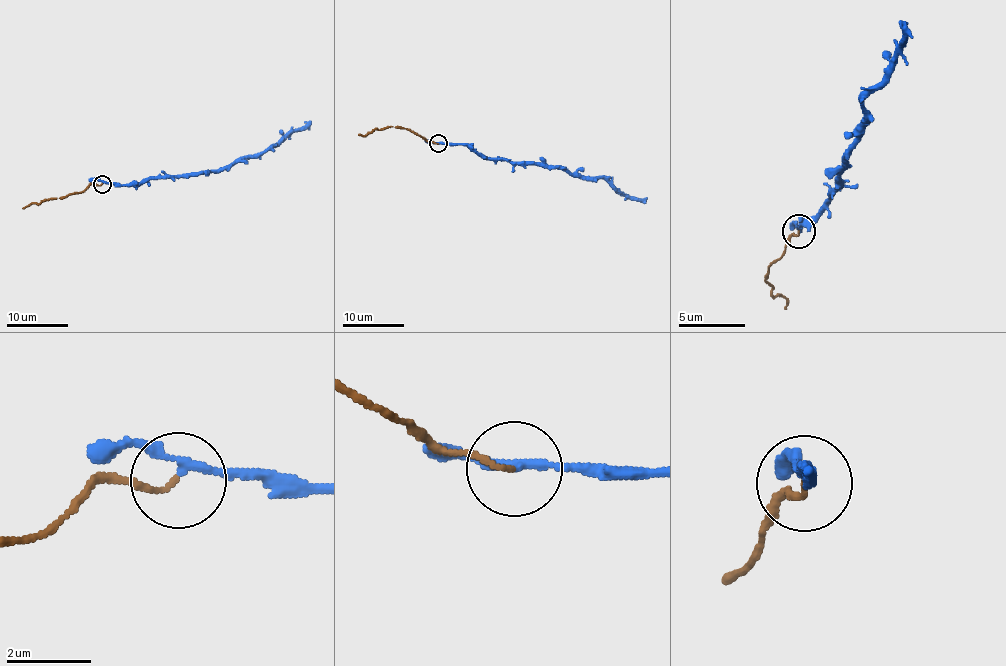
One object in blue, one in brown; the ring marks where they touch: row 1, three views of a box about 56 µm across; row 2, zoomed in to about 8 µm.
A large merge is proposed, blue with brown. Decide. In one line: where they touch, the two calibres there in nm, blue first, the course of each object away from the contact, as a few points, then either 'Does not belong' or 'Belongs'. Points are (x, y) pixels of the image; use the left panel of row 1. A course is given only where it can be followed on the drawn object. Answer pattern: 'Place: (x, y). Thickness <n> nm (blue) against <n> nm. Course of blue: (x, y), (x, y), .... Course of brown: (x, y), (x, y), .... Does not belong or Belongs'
Place: (102, 184). Thickness 180 nm (blue) against 120 nm. Course of blue: (101, 183), (133, 185), (155, 178), (228, 170), (248, 157), (267, 151), (310, 121). Course of brown: (101, 183), (89, 185), (82, 191), (22, 208). Does not belong

